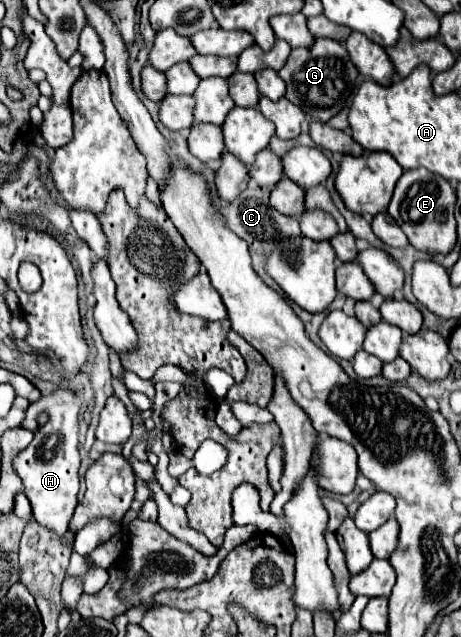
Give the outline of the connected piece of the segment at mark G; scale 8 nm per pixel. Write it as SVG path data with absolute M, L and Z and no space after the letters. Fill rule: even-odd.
M319 37L307 49L293 49L287 63L277 71L277 75L287 85L285 99L295 103L305 115L317 121L329 121L351 101L359 73L351 63L347 49L339 41Z

